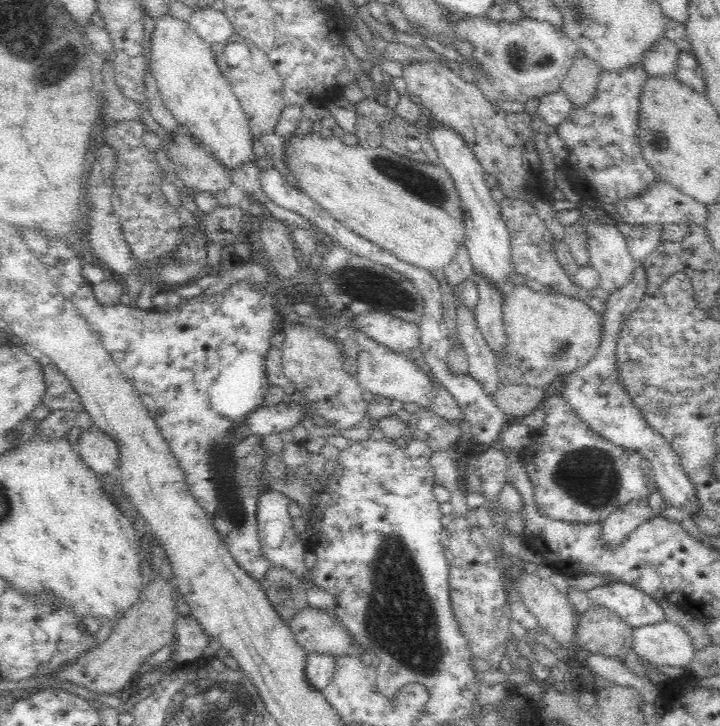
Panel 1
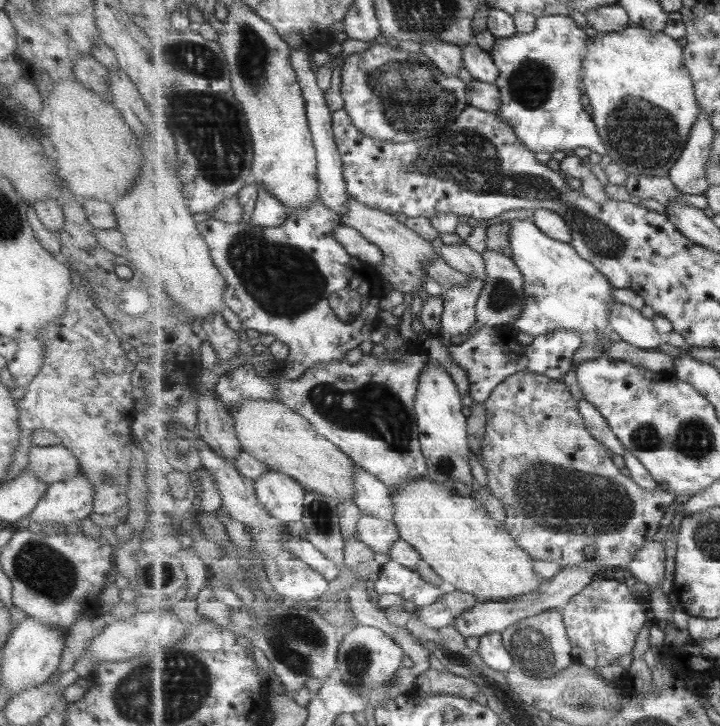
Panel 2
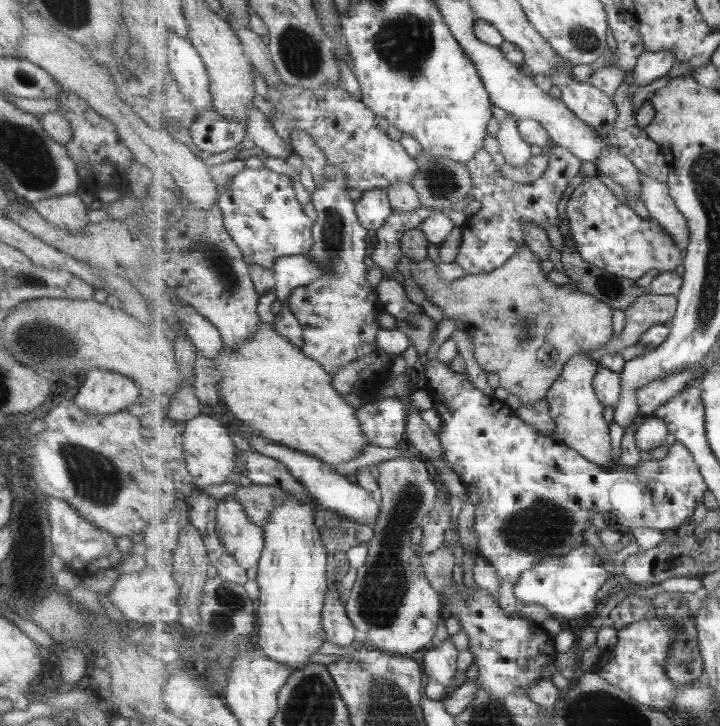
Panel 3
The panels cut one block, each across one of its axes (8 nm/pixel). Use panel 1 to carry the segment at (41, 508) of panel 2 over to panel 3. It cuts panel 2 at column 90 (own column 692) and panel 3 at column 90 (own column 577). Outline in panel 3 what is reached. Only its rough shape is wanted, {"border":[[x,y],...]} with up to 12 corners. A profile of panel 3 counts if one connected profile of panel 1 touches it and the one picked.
{"border":[[89,368],[73,403],[87,413],[127,410],[140,394],[129,377]]}

